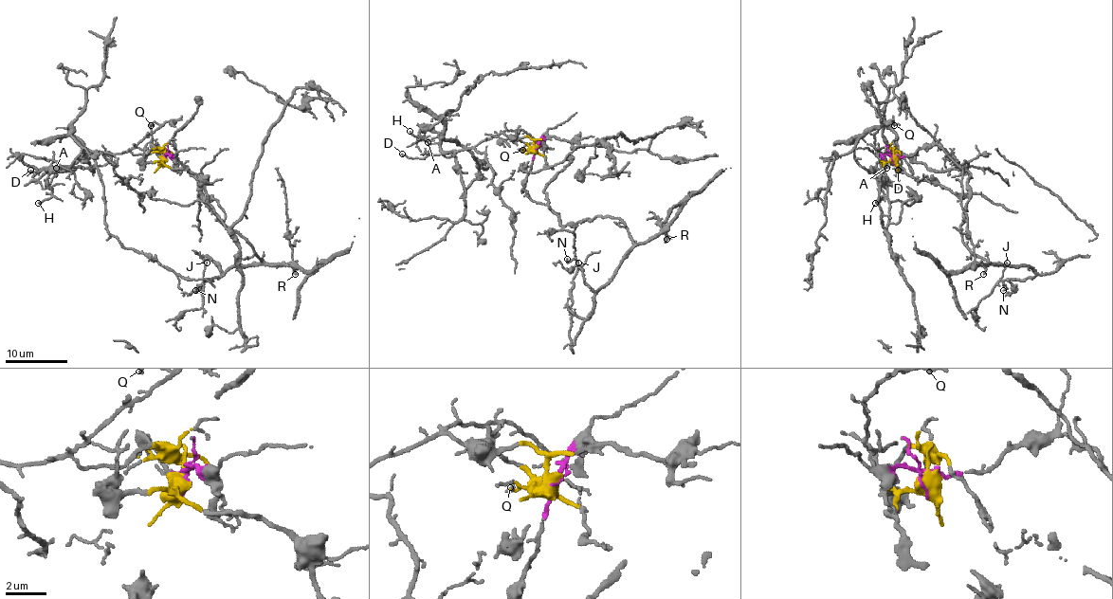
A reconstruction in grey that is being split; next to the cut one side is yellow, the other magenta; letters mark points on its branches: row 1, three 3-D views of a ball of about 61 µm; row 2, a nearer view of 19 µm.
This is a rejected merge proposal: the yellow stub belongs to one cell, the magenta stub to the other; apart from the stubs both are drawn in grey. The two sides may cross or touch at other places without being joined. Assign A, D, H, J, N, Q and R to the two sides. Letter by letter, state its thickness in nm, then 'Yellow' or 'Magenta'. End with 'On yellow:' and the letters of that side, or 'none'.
A: Thickness 100 nm. Yellow
D: Thickness 110 nm. Yellow
H: Thickness 140 nm. Yellow
J: Thickness 110 nm. Magenta
N: Thickness 110 nm. Magenta
Q: Thickness 120 nm. Yellow
R: Thickness 110 nm. Magenta
On yellow: A, D, H, Q

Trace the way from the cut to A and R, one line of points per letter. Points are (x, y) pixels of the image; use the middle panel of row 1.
A: (537, 149), (527, 136), (498, 133), (445, 152), (444, 117), (452, 110), (423, 137), (428, 142)
R: (537, 149), (524, 189), (563, 225), (616, 217), (634, 244), (663, 232), (667, 239)

